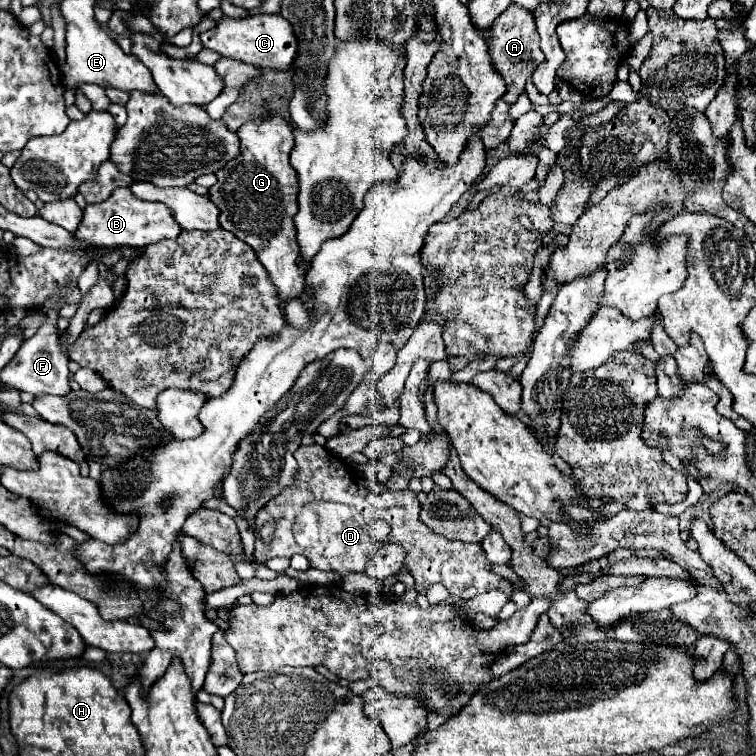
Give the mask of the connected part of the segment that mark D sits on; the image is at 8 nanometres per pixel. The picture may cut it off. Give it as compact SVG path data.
M320 445L300 447L294 457L296 457L296 461L300 465L298 479L296 479L294 487L284 491L284 495L278 495L278 497L269 501L258 512L254 521L254 527L257 529L265 523L274 523L274 533L272 533L270 543L261 541L260 535L256 532L253 553L256 561L266 563L272 557L292 557L294 554L301 554L307 557L314 569L332 571L332 573L338 573L338 575L344 577L348 573L366 571L368 559L378 547L382 547L386 543L398 543L406 551L404 567L414 577L416 591L420 595L426 595L426 589L432 583L442 583L450 591L450 595L456 597L456 599L472 599L472 597L476 597L480 593L486 593L486 591L492 591L492 589L504 591L510 597L510 593L514 591L512 583L508 583L504 577L500 577L500 575L496 575L492 571L492 563L488 563L488 559L484 555L484 549L480 545L462 543L462 541L450 541L446 537L432 535L432 531L418 519L420 503L418 503L414 491L390 491L380 481L354 477L350 473L350 469L346 471L346 467L338 455L334 455L332 451L328 451L326 447L320 447Z

